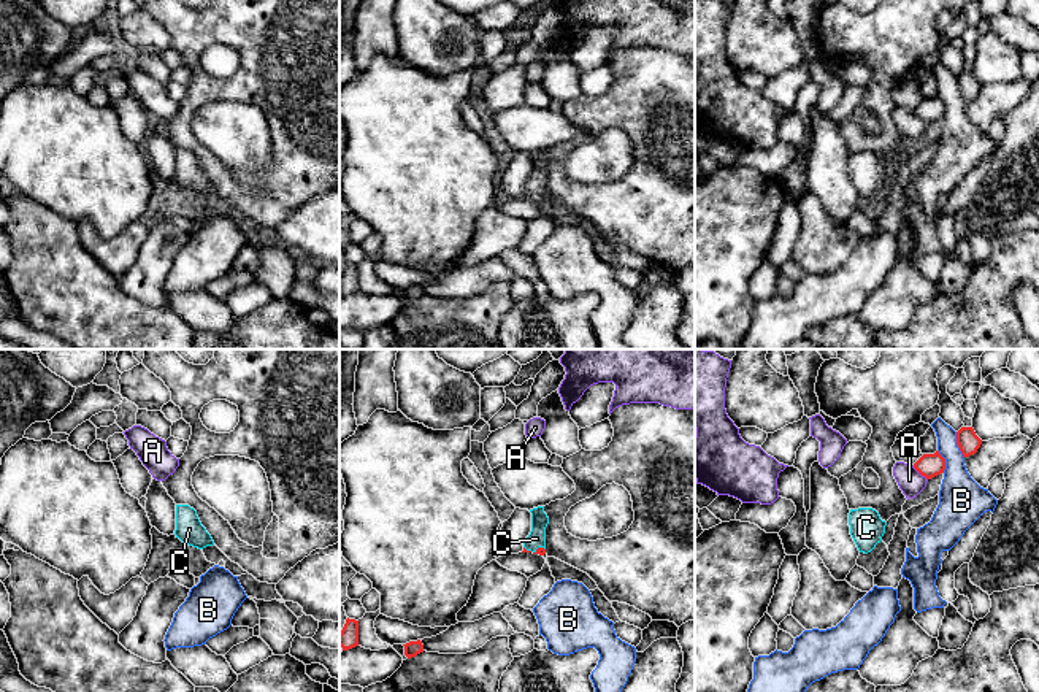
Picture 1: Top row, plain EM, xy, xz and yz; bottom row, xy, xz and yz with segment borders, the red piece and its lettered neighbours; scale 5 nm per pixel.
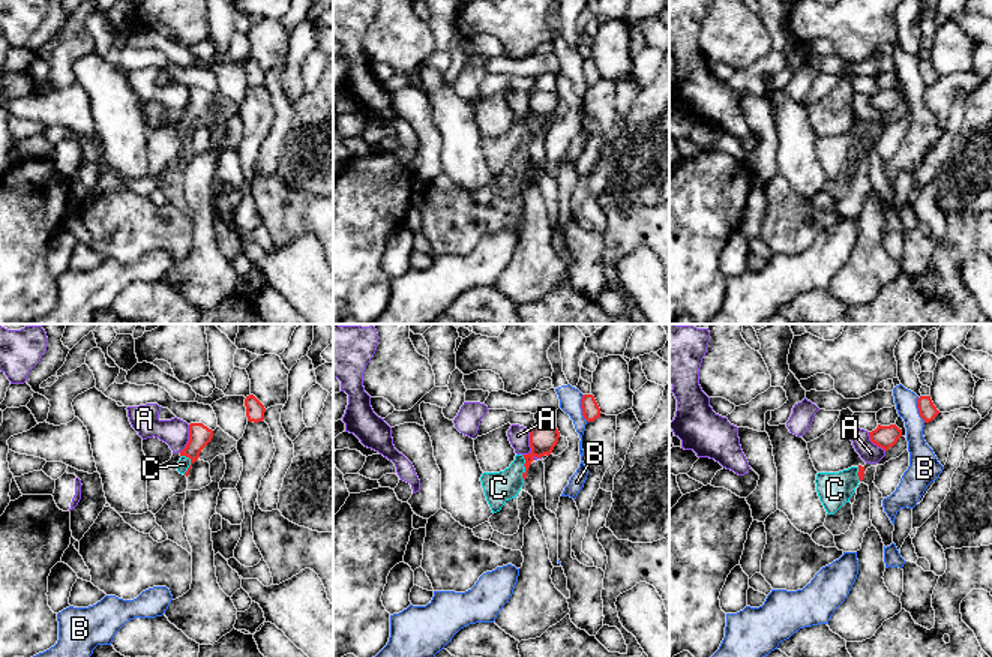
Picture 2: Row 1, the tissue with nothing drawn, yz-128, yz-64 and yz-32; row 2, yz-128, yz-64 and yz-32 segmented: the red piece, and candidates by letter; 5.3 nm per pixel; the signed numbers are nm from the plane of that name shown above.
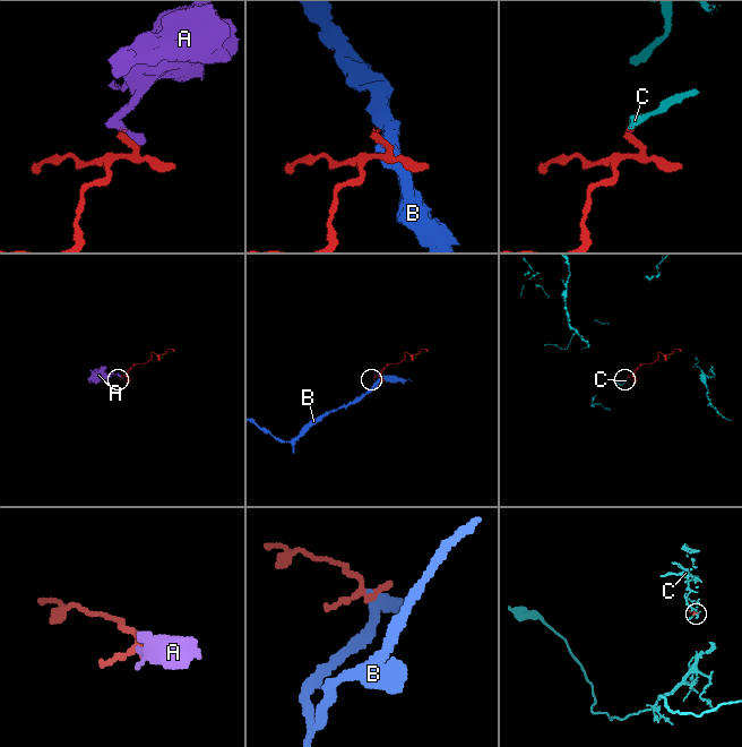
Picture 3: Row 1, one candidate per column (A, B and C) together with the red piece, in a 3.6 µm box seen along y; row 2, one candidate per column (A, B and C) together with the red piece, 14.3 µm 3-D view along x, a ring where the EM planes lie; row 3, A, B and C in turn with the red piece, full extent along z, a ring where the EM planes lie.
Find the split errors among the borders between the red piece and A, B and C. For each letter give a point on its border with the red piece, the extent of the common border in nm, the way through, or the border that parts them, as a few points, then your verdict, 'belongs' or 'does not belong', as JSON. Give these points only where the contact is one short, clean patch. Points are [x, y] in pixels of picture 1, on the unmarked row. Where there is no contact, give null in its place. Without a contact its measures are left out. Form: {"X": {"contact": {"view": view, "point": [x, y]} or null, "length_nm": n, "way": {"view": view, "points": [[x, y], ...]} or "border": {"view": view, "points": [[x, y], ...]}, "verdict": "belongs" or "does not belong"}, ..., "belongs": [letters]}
{"A": {"contact": {"view": "yz", "point": [920, 118]}, "length_nm": 110, "border": {"view": "yz", "points": [[912, 110], [927, 124]]}, "verdict": "does not belong"}, "B": {"contact": {"view": "yz", "point": [958, 89]}, "length_nm": 140, "border": {"view": "yz", "points": [[955, 76], [955, 86], [963, 102]]}, "verdict": "does not belong"}, "C": {"contact": {"view": "xz", "point": [536, 196]}, "length_nm": 110, "way": {"view": "xz", "points": [[541, 196], [536, 196], [536, 183]]}, "verdict": "belongs"}, "belongs": ["C"]}

